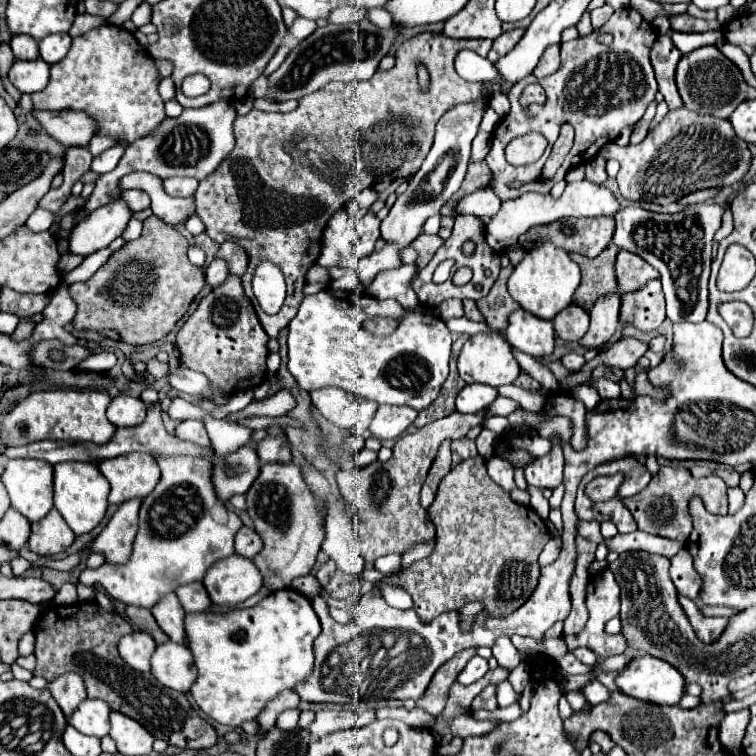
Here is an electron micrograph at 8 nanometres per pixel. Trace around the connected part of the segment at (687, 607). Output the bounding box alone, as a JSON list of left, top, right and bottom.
[679,595,729,645]

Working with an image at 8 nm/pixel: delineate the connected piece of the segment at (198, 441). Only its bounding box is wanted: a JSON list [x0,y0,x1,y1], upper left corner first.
[175,421,213,451]

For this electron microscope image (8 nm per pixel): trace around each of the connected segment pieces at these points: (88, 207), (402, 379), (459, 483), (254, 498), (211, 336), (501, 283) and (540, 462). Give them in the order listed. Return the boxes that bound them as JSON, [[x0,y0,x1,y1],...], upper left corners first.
[[55,101,237,223],[289,289,451,411],[375,455,551,619],[245,461,323,591],[175,273,269,393],[477,265,519,331],[525,437,563,489]]

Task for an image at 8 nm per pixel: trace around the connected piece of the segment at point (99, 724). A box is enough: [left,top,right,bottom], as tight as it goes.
[69,699,111,737]

